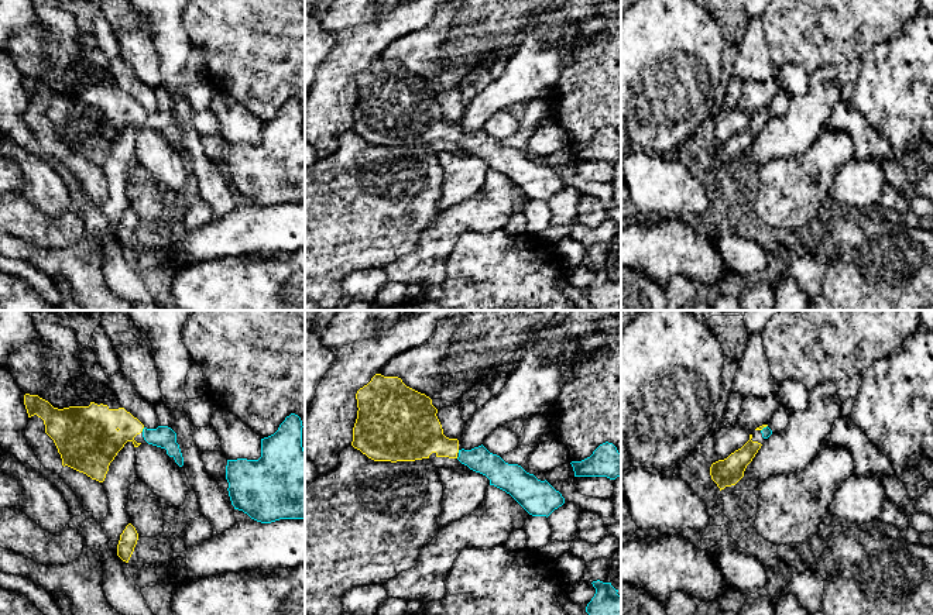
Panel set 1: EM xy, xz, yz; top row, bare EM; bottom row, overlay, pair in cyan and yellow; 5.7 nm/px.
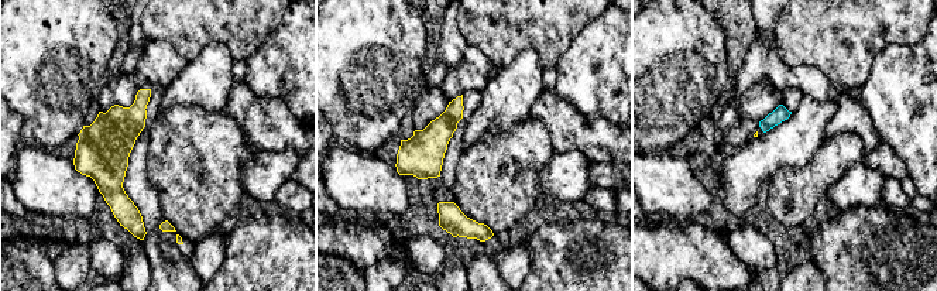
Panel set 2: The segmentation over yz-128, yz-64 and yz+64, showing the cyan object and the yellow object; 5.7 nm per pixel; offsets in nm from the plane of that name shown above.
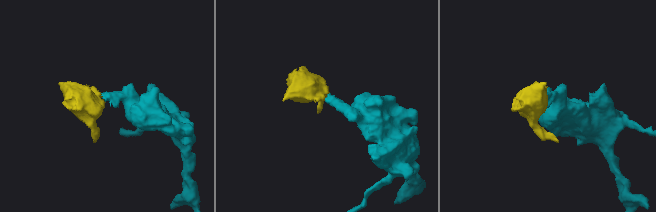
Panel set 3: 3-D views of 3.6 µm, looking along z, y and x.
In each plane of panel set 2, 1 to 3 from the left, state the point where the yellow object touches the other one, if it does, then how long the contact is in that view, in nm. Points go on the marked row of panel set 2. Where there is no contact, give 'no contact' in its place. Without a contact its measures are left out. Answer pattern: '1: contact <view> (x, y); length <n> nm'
1: no contact
2: no contact
3: no contact

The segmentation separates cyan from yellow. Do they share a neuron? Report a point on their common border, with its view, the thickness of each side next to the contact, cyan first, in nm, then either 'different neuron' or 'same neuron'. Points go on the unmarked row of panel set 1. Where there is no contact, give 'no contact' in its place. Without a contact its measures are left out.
contact xy (143, 113); calibres 120 and 240 nm; same neuron

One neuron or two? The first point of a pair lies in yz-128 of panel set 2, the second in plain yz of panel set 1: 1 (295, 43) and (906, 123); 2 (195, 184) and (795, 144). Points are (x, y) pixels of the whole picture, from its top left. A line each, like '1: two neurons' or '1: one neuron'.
1: one neuron
2: two neurons

